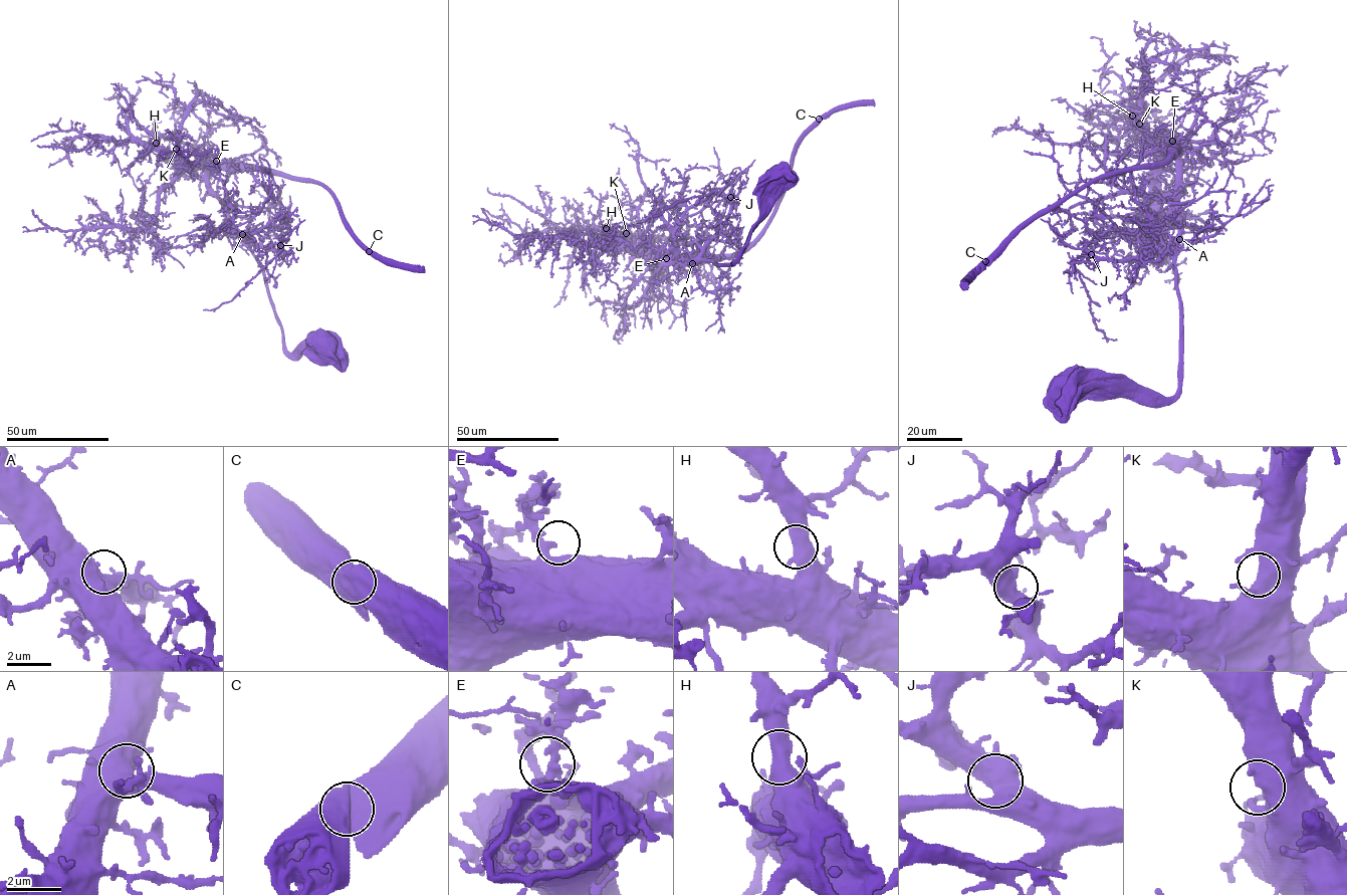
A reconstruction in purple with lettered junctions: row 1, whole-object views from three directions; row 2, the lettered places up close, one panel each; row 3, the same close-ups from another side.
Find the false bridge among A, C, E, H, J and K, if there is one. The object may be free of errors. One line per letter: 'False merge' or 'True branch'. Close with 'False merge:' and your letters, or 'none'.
A: True branch
C: True branch
E: True branch
H: True branch
J: True branch
K: True branch
False merge: none

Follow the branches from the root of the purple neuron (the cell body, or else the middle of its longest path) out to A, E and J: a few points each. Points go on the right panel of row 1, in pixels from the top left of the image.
A: (1059, 389), (1108, 396), (1165, 398), (1176, 392), (1179, 385), (1179, 295), (1175, 244), (1179, 239)
E: (1059, 389), (1108, 396), (1165, 398), (1171, 398), (1178, 389), (1179, 295), (1175, 266), (1178, 146), (1172, 141)
J: (1059, 389), (1108, 396), (1171, 398), (1179, 385), (1175, 261), (1167, 254), (1121, 259), (1091, 254)

